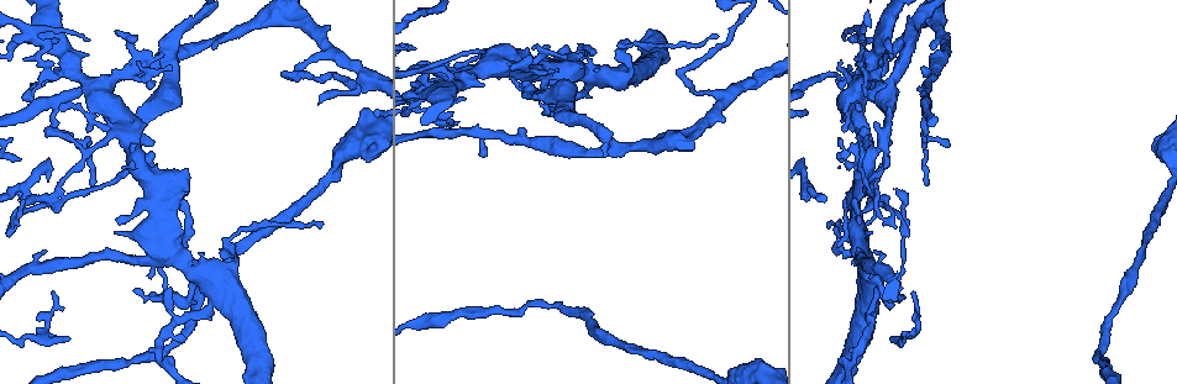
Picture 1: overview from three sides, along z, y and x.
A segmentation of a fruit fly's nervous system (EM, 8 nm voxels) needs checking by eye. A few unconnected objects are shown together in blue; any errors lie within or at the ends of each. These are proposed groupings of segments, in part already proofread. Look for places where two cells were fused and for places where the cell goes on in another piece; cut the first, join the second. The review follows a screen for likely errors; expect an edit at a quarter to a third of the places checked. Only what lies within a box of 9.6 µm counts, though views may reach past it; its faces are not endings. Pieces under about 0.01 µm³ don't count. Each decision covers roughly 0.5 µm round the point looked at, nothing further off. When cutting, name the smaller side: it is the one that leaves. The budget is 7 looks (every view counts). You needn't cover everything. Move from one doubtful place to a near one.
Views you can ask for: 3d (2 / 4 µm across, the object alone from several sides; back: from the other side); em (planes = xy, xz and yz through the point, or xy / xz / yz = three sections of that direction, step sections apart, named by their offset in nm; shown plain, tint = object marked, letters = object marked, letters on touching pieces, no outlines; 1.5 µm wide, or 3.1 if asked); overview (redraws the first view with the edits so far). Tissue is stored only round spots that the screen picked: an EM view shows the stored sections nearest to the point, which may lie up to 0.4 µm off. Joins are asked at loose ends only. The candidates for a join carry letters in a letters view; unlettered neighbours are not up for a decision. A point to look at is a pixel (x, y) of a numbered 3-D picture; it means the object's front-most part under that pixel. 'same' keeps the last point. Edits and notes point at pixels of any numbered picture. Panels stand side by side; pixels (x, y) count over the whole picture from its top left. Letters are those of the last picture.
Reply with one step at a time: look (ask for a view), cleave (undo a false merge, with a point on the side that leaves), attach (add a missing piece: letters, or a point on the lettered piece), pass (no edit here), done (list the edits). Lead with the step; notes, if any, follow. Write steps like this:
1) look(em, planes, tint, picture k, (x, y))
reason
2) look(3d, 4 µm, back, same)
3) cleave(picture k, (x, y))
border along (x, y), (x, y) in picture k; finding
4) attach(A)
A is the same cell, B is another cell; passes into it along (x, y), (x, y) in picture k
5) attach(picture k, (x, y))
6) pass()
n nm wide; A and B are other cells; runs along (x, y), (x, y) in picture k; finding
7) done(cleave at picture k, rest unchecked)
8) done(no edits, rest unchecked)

look(3d, 2 µm, picture 1, (872, 72))
sudden change in width

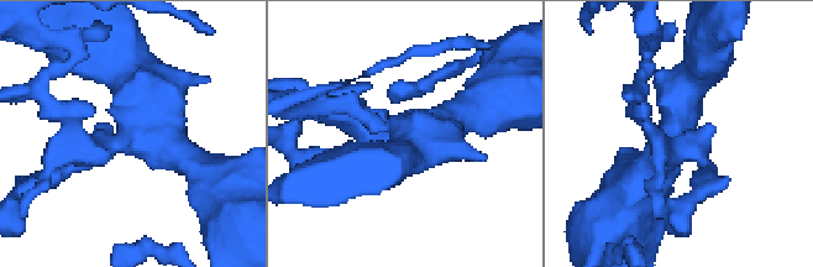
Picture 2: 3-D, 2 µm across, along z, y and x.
look(em, planes, letters, picture 2, (155, 139))
4 arms; need the tissue

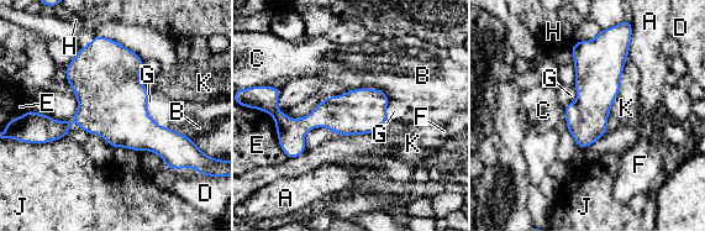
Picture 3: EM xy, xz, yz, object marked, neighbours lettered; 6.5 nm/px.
pass()
K touches over 380 nm; A, B, C, D, E, F, G, H, J and K are other cells; border along (148, 92), (147, 114), (168, 127) in picture 3; all the same cell

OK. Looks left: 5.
look(em, planes, letters, picture 1, (484, 155))
branch stops here

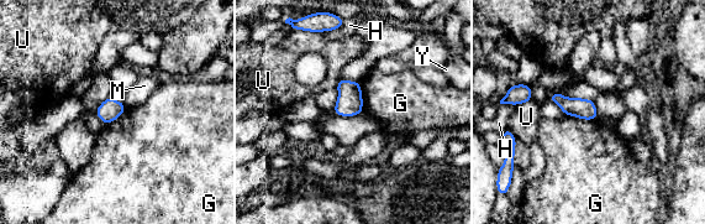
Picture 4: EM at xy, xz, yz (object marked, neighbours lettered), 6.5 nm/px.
pass()
G, H, M, U and Y are other cells; border along (563, 114), (582, 119), (599, 119) in picture 4; no lettered piece goes on from it

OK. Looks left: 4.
look(3d, 2 µm, picture 1, (327, 55))
sudden change in width

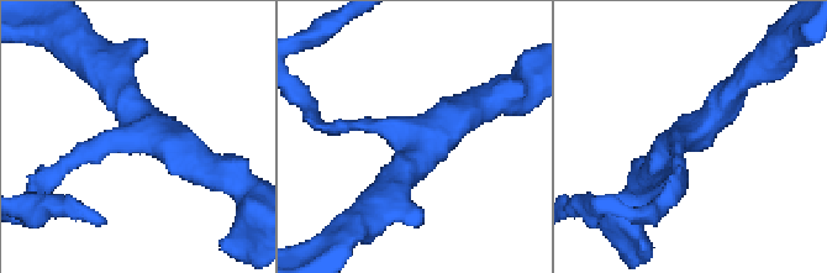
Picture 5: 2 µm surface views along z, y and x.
look(em, planes, letters, picture 5, (421, 136))
3 arms

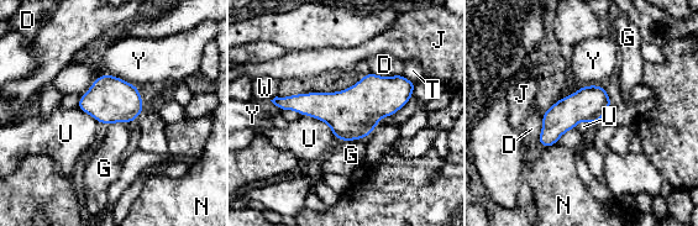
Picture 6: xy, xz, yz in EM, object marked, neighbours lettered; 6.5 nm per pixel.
pass()
Y touches over 400 nm; D, G, J, N, T, U, W and Y are other cells; border along (137, 85), (101, 74), (79, 98) in picture 6; all the same cell

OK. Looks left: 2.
done(no edits, rest unchecked)

